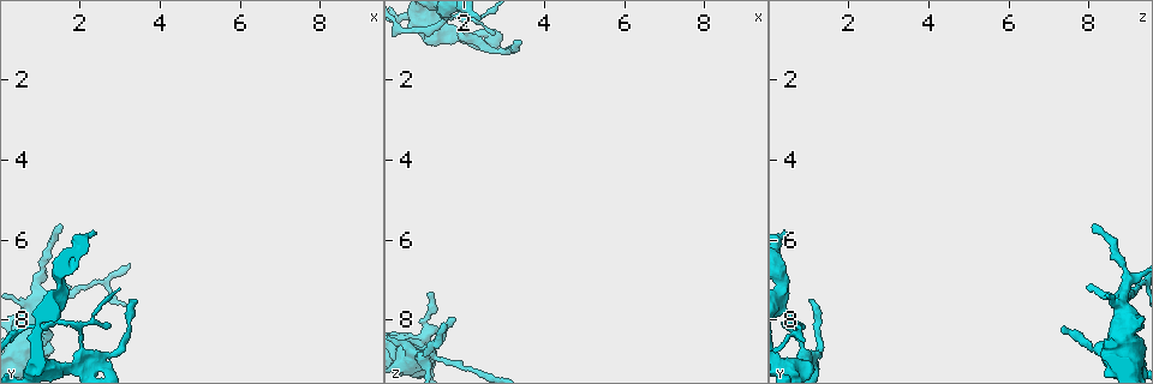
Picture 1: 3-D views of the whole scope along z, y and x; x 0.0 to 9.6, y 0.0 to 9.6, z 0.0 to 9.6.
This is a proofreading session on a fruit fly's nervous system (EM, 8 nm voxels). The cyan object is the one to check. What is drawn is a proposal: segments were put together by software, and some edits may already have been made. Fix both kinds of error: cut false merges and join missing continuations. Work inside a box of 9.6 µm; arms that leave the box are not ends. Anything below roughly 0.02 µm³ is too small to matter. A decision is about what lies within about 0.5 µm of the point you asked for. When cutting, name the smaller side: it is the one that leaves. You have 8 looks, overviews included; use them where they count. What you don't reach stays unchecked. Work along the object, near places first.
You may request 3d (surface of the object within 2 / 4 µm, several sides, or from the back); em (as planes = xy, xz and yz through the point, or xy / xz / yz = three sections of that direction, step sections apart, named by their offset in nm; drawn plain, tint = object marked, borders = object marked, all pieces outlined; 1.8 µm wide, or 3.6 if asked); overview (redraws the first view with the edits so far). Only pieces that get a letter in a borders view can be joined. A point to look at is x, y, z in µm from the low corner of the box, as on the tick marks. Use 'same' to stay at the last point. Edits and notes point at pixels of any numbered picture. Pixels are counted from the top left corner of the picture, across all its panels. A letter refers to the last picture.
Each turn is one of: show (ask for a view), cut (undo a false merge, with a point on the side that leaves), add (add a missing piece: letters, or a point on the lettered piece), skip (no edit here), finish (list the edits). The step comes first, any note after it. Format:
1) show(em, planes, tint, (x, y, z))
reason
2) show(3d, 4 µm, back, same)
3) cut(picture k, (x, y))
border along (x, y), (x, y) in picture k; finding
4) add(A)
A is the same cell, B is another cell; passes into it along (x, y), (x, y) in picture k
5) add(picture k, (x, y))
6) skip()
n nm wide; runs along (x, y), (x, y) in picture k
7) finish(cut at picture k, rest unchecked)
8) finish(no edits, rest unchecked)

show(em, 3.6 µm, xz, step 16, borders, (1.15, 8.25, 7.30))

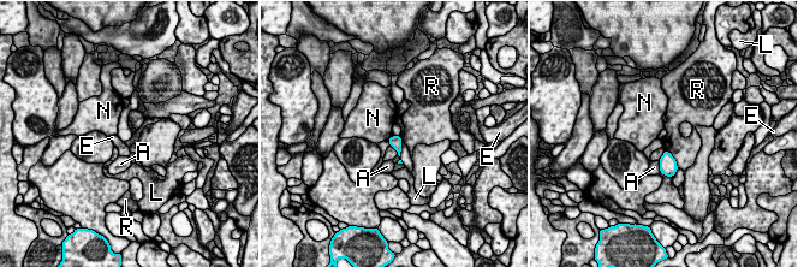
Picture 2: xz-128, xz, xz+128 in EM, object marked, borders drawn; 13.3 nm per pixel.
show(em, 3.6 µm, planes, borders, same)
another direction

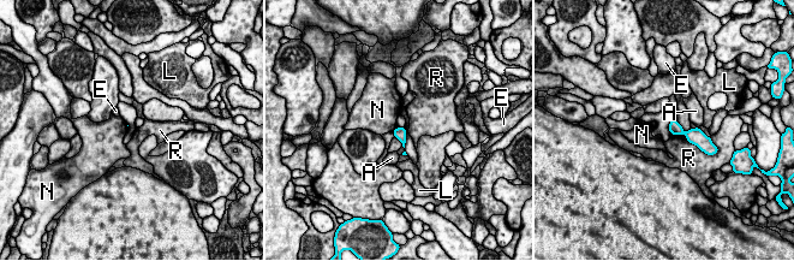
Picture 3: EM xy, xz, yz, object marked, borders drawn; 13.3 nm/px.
skip()
E touches over 320 nm; A, E, L, N and R are other cells; border along (396, 126), (392, 131) in picture 3; no lettered piece goes on from it

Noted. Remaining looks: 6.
show(em, 3.6 µm, planes, borders, (1.45, 5.55, 8.10))

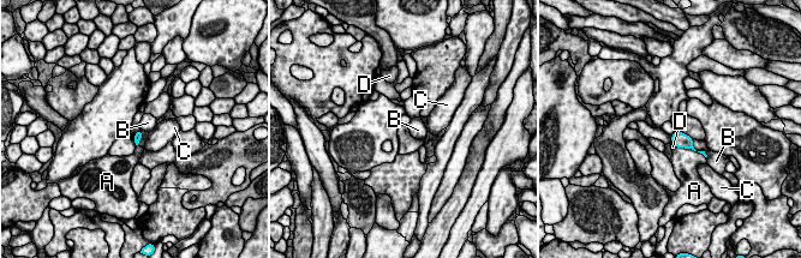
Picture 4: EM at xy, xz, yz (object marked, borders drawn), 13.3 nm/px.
skip()
A, B, C and D are other cells; border along (692, 139), (697, 150), (705, 151) in picture 4; none of them fits

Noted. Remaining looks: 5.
show(3d, 4 µm, (1.00, 7.50, 8.85))
thick turns thin

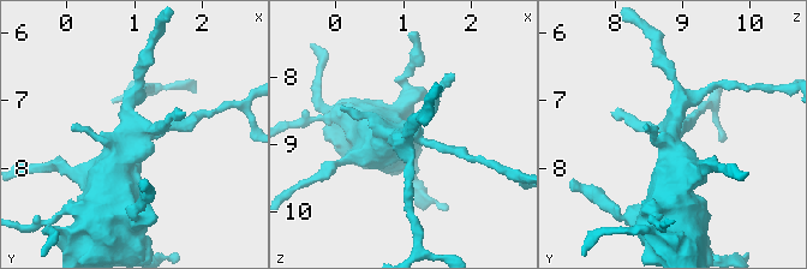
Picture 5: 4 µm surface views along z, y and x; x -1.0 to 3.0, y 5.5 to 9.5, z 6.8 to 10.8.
show(em, planes, tint, (0.95, 7.45, 8.85))

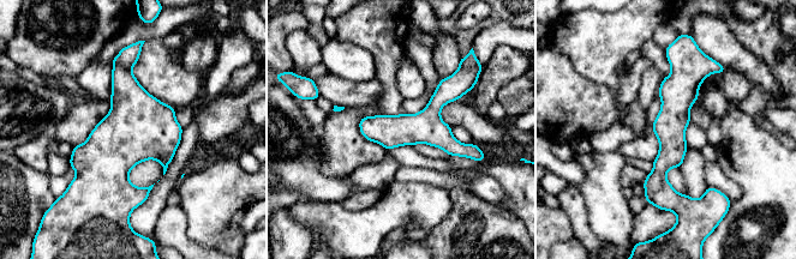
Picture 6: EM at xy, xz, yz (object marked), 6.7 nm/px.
show(em, planes, borders, same)

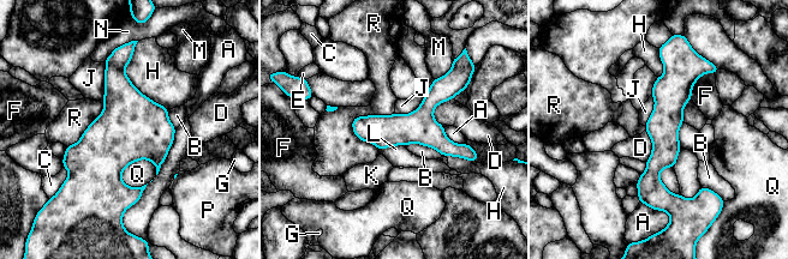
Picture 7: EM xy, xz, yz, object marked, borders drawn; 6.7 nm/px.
skip()
H touches over 480 nm; A, B, C, D, E, F, G, H, J, K, L, M, N, P, Q and R are other cells; border along (453, 98), (434, 110), (442, 126) in picture 7; one neuron here

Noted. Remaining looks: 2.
show(em, xz, step 8, tint, (3.40, 7.50, 1.10))
tapers out

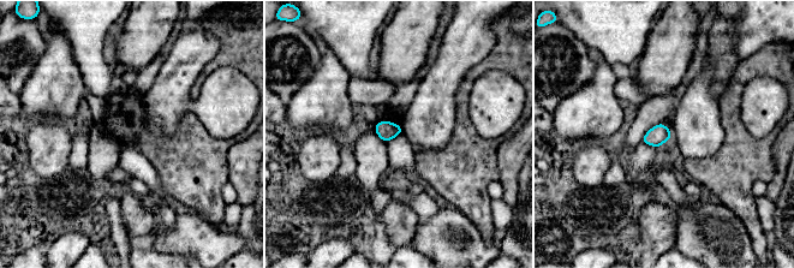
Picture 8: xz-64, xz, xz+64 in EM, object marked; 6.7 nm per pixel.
show(em, planes, borders, same)

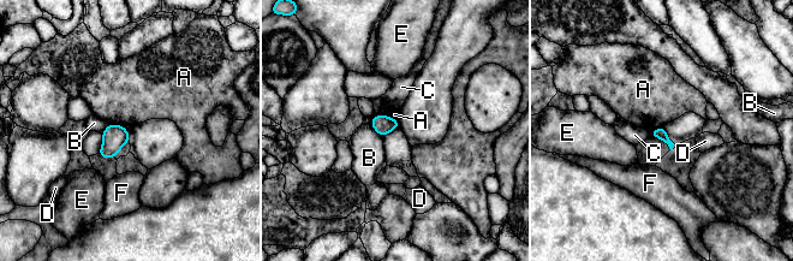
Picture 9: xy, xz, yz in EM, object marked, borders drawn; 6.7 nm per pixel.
skip()
C touches over 140 nm; A, B, C, D, E and F are other cells; none of them fits

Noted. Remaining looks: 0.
finish(no edits, rest unchecked)

